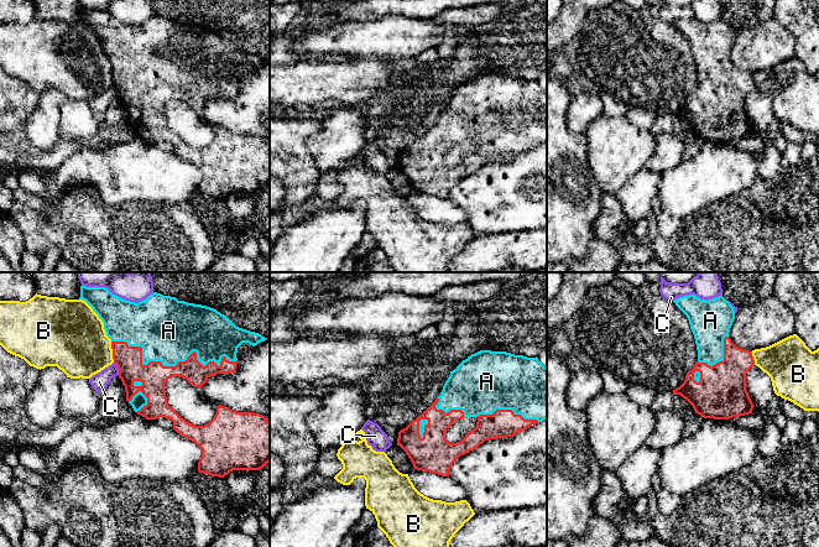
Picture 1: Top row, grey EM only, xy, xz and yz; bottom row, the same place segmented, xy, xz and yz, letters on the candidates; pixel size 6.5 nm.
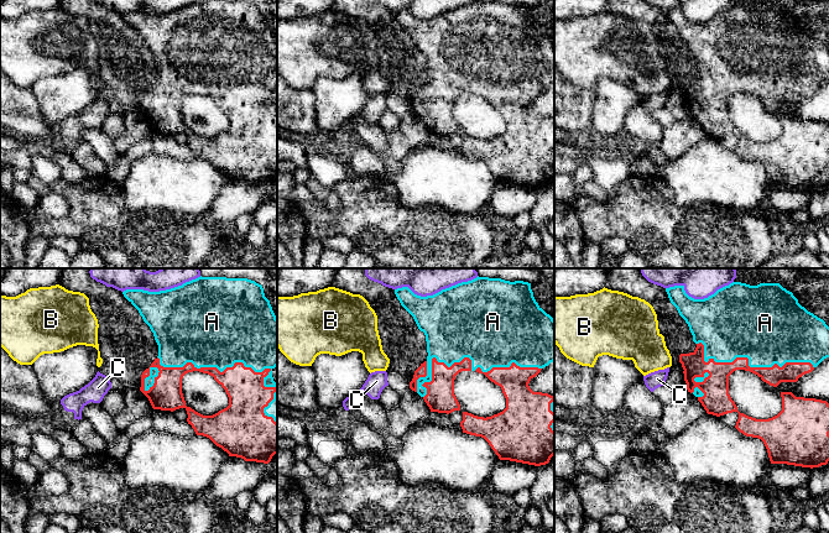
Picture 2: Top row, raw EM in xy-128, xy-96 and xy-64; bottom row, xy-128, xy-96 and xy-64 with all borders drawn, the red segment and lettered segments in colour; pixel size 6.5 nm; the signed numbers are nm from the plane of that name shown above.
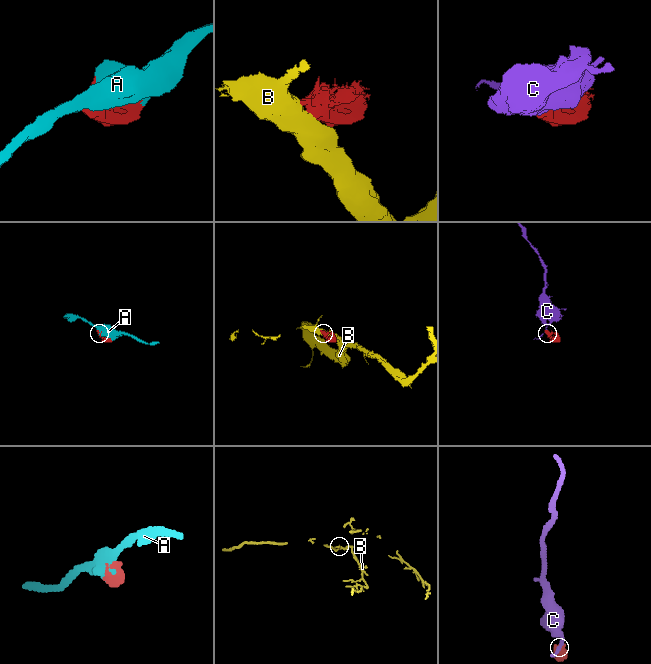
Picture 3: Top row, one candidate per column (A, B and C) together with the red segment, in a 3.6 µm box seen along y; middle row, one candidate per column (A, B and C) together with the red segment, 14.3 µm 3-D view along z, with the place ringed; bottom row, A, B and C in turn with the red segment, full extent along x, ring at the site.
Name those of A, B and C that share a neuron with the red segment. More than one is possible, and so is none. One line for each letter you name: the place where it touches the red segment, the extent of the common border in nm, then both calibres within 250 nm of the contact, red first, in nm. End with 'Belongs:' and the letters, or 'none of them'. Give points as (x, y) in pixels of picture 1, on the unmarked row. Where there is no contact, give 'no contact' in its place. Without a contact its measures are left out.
A: meets red in xy at (171, 89); contact 800 nm long; 170 nm thick on the red side, 420 nm on the other
Belongs: A

